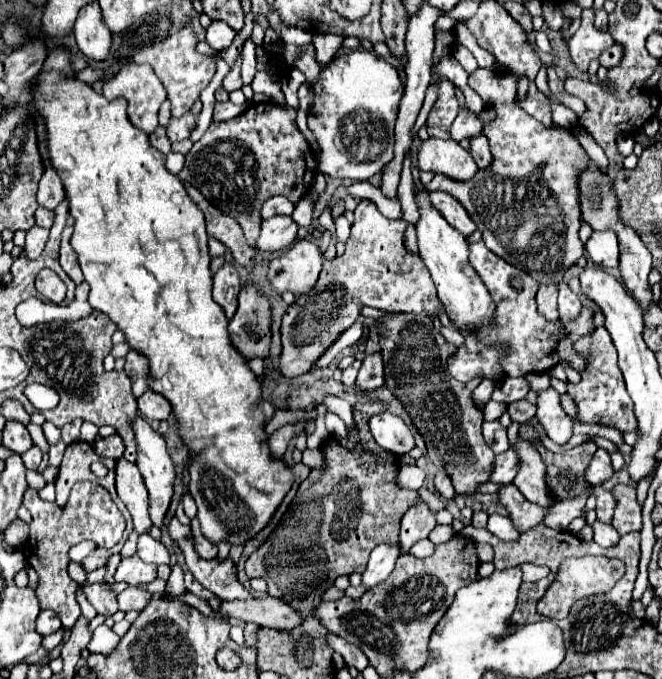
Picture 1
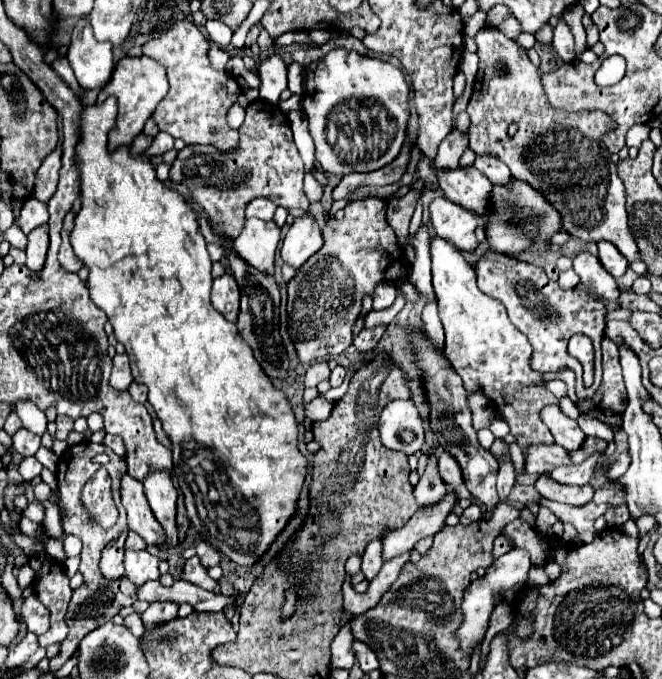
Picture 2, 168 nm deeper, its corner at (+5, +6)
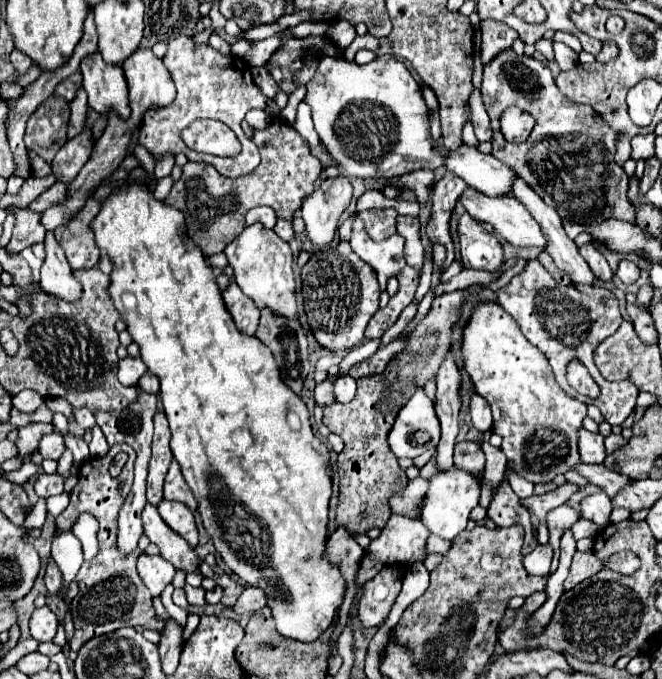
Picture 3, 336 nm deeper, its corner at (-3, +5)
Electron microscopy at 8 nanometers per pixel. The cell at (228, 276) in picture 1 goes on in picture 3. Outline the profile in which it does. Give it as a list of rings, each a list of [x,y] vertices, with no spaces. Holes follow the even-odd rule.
[[[230,279],[228,289],[222,293],[222,297],[224,297],[226,309],[230,311],[236,327],[246,335],[254,335],[258,327],[258,319],[260,319],[260,309],[254,305],[254,301],[250,301],[250,297],[246,297],[242,289],[234,285],[232,279]]]

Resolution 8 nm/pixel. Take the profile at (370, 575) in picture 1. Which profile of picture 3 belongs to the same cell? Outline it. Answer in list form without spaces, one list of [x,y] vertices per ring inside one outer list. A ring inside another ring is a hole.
[[[452,467],[446,473],[436,473],[430,479],[430,489],[424,499],[426,505],[422,509],[420,521],[430,529],[430,533],[452,541],[460,531],[466,529],[470,511],[478,505],[478,499],[480,499],[480,483],[478,483],[476,475],[456,469],[456,467]]]

